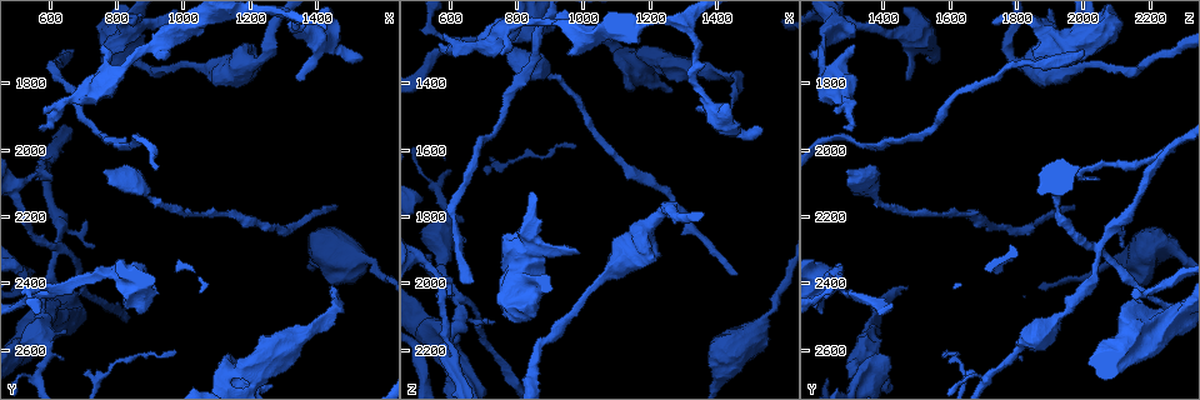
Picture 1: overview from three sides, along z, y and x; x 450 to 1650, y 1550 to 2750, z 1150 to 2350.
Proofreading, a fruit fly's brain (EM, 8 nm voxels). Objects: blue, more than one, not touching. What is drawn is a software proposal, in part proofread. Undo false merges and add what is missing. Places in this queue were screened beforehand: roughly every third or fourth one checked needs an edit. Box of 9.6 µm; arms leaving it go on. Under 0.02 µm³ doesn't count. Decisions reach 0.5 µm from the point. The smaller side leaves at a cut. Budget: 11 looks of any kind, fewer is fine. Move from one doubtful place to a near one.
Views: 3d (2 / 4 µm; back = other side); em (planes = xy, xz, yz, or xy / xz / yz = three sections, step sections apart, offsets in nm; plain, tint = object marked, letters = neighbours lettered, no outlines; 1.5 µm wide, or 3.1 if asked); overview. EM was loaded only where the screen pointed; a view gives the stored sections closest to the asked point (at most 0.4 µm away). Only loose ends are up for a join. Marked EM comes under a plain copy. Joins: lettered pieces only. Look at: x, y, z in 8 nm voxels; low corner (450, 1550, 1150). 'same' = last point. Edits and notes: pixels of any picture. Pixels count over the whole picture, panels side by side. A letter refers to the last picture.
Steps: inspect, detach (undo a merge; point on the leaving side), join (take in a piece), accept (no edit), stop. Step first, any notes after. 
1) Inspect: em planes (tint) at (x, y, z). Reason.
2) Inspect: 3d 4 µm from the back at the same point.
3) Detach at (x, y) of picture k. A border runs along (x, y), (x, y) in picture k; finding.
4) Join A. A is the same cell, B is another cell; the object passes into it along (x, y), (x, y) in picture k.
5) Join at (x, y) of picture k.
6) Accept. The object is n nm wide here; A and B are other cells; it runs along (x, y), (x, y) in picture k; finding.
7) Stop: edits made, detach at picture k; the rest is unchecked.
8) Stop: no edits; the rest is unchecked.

Inspect: 3d 2 µm at (950, 1640, 1310). Stops while still wide.

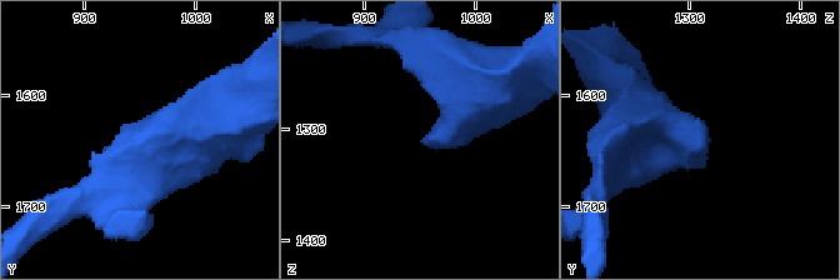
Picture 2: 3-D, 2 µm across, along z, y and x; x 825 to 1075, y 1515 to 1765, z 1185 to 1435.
Inspect: em yz step 8 (letters) at (956, 1650, 1316). Need the tissue.

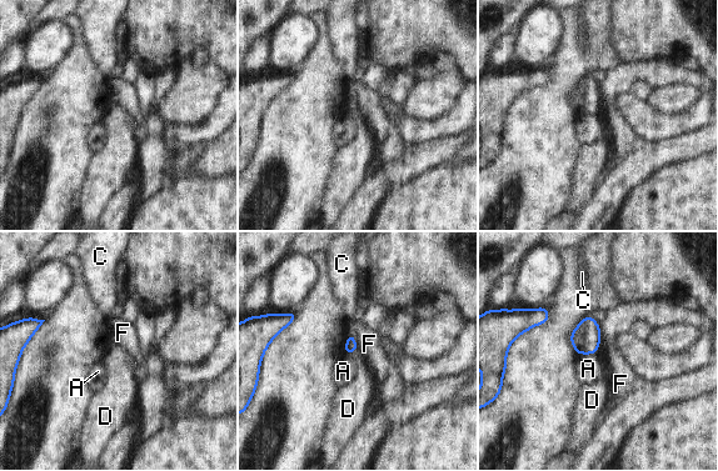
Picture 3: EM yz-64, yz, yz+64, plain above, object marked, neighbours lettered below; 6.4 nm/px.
Inspect: em planes (letters) at the same point.

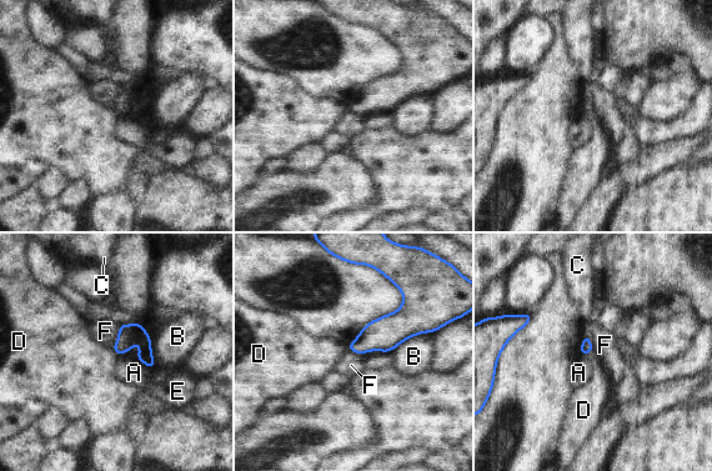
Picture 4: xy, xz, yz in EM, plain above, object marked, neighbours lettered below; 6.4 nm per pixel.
Accept. A, B, C, D, E and F are other cells; a border runs along (110, 347), (118, 356) in picture 4; no lettered piece goes on from it.

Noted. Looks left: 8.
Inspect: 3d 4 µm at (630, 2300, 2050). Four-way junction.

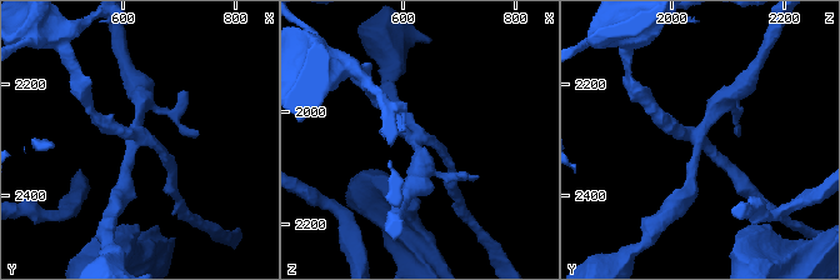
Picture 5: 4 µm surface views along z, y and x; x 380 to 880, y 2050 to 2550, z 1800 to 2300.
Inspect: em planes (letters) at (625, 2290, 2045).

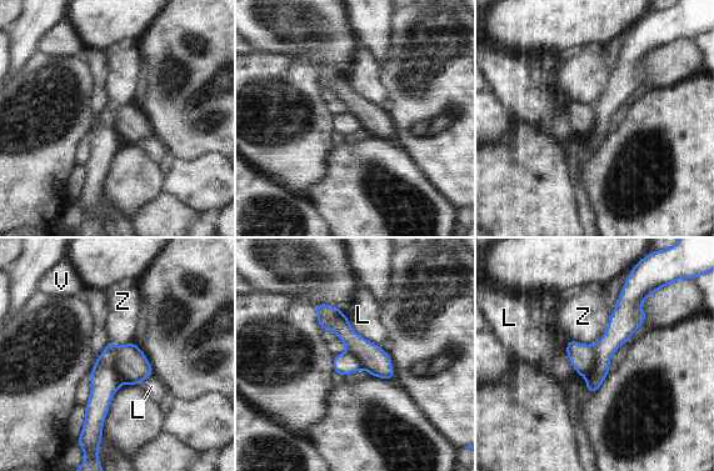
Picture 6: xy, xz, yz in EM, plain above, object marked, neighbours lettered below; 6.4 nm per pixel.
Detach at (105, 381) of picture 6. The longest contact is with Z, 340 nm; L, V and Z are other cells; the part that leaves runs along (634, 294), (590, 389) in picture 6; two cells meet here.

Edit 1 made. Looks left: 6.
Inspect: em planes (letters) at (1470, 2170, 1970). Branch stops here.

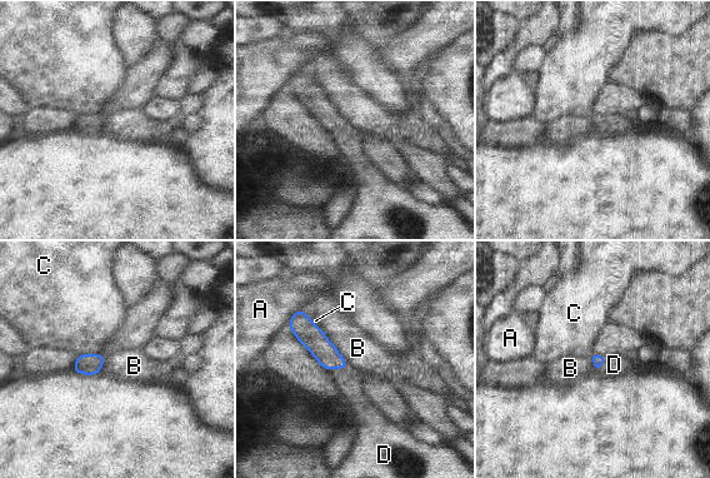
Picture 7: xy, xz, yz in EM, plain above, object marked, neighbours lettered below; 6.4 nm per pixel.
Join D. D is the same cell, A, B and C are other cells; the object passes into it along (314, 339), (339, 368), (348, 381) in picture 7; it goes on there.

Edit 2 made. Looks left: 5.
Inspect: overview. Redraw.

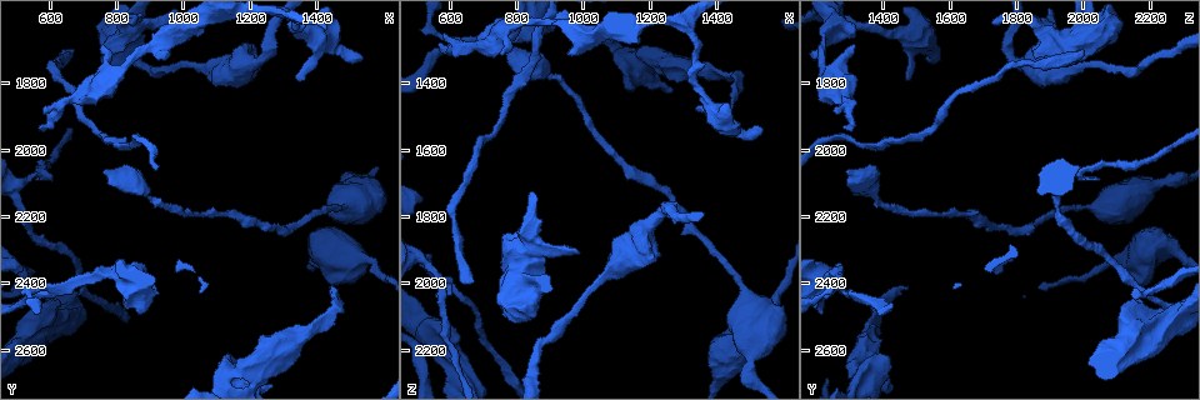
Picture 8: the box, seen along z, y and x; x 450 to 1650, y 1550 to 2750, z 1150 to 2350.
Inspect: em xz step 4 (letters) at (1280, 2240, 1770). Thin neck.

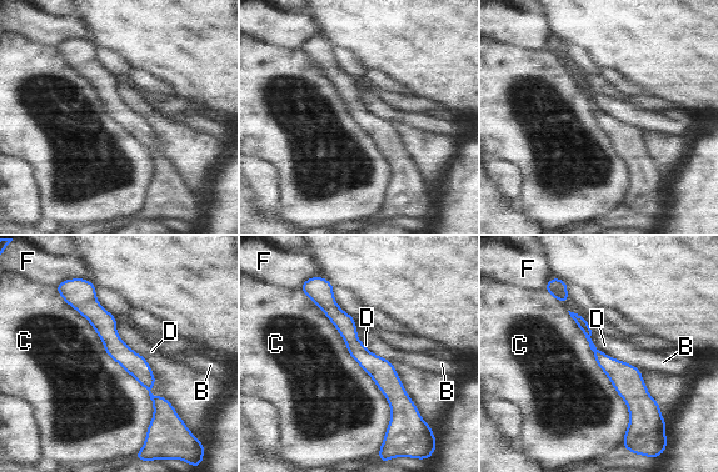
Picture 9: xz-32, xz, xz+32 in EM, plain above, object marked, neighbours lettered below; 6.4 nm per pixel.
Accept. B, C, D and F are other cells; a border runs along (589, 336), (598, 349), (622, 361) in picture 9; continuous, no second cell.

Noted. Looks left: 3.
Stop: edits made, detach at picture 6, join at picture 7; the rest is unchecked.

